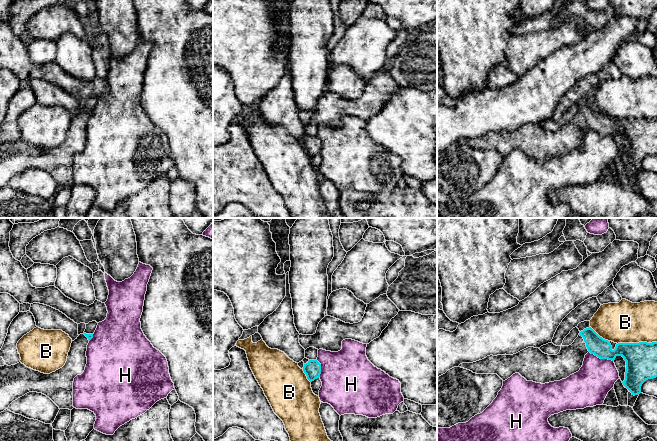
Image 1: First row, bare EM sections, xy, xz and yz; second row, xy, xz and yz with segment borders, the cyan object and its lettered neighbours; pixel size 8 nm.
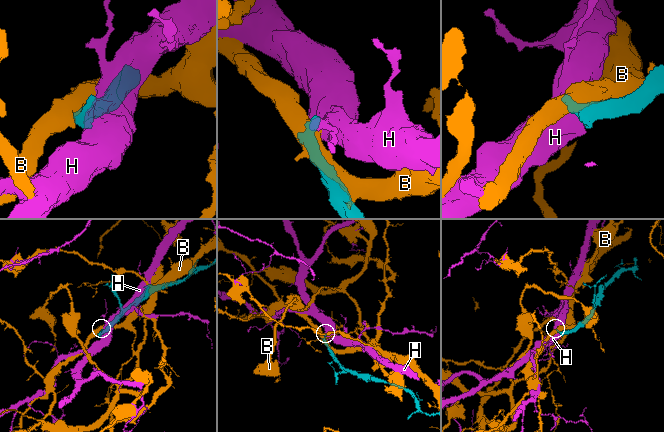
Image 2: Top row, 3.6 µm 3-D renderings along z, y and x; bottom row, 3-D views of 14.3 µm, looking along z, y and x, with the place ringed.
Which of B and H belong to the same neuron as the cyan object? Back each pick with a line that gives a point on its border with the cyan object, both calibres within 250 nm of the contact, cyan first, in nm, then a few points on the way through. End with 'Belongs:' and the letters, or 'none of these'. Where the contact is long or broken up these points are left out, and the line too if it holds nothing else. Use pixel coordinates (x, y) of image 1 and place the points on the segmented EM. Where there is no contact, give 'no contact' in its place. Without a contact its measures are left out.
Belongs: none of these

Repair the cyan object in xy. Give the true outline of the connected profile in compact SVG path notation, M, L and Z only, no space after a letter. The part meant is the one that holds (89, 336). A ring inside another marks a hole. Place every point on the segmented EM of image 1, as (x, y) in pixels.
M80 334L71 343L65 365L50 374L26 367L21 362L15 365L0 366L0 413L8 409L9 405L29 392L42 393L49 397L59 409L72 410L73 407L73 381L77 375L81 375L87 364L87 345L93 338L93 334Z

